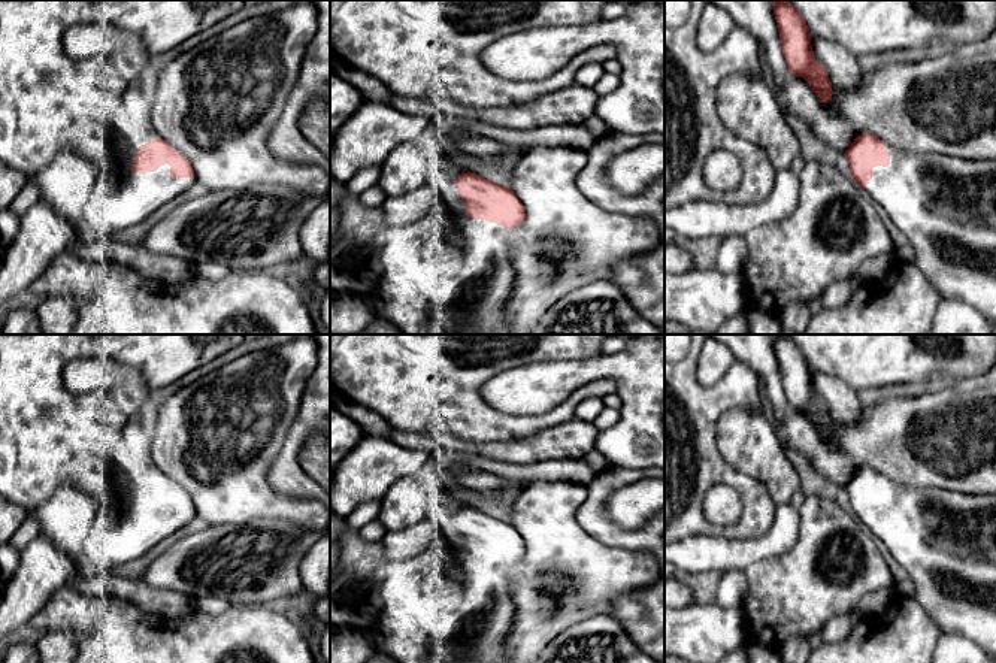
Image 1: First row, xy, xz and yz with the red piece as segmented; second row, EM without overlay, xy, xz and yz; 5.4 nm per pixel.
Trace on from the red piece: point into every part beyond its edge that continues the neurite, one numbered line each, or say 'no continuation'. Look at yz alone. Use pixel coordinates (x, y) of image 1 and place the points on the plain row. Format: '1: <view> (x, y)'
1: yz (959, 595)

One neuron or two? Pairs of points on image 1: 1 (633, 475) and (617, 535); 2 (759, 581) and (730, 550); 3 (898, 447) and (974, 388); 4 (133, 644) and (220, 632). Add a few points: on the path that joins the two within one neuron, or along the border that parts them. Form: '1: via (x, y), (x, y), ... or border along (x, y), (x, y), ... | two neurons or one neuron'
1: via (615, 481), (599, 497), (599, 517) | one neuron
2: border along (781, 554), (756, 560), (744, 571) | two neurons
3: via (919, 445), (929, 441), (953, 417), (954, 409) | one neuron
4: via (154, 644), (199, 644) | one neuron

